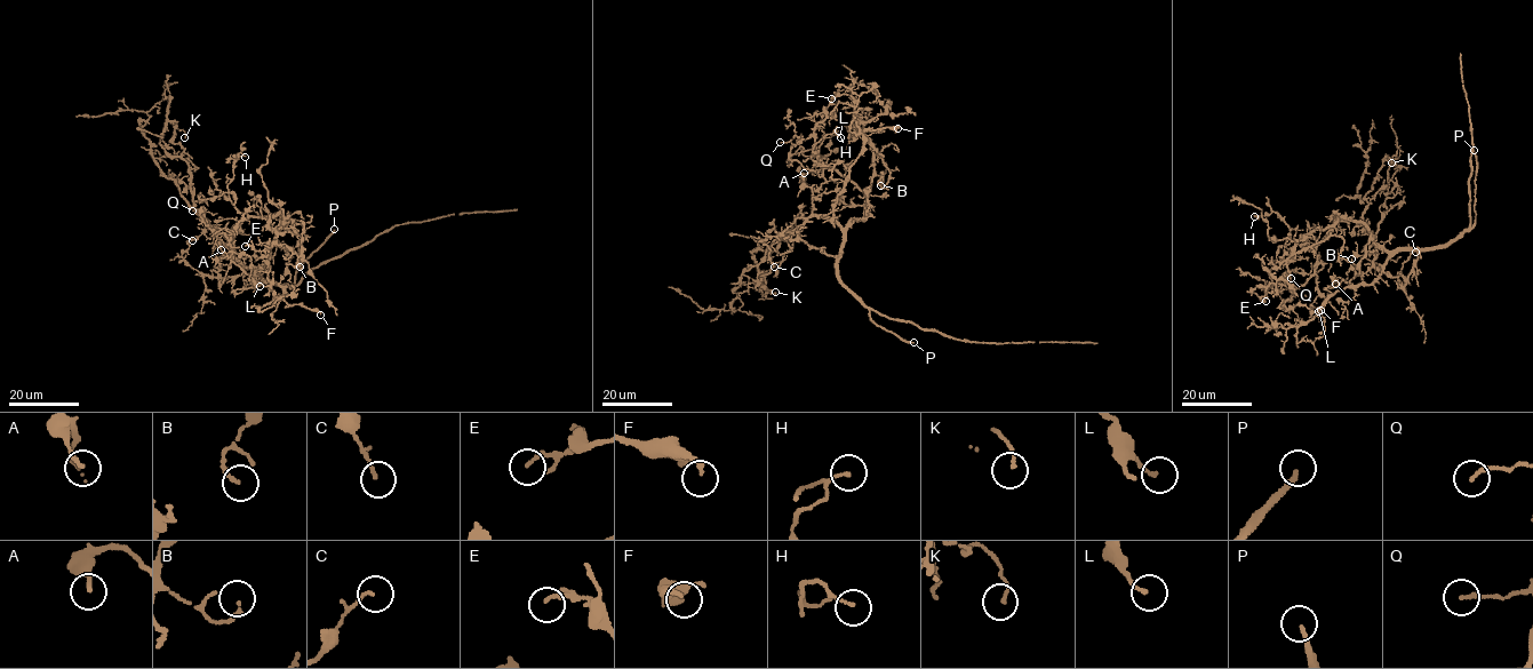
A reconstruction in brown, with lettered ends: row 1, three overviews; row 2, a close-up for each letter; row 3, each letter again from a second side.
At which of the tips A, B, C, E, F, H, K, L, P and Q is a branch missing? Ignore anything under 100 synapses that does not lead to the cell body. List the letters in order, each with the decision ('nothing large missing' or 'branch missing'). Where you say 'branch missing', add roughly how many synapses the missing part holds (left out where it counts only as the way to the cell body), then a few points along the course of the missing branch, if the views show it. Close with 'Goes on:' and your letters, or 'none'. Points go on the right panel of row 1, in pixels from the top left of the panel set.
A: nothing large missing
B: nothing large missing
C: nothing large missing
E: nothing large missing
F: nothing large missing
H: nothing large missing
K: nothing large missing
L: nothing large missing
P: branch missing | (1474, 150), (1398, 85), (1317, 76), (1263, 101), (1224, 132), (1208, 133), (1181, 165)
Q: nothing large missing
Goes on: P

